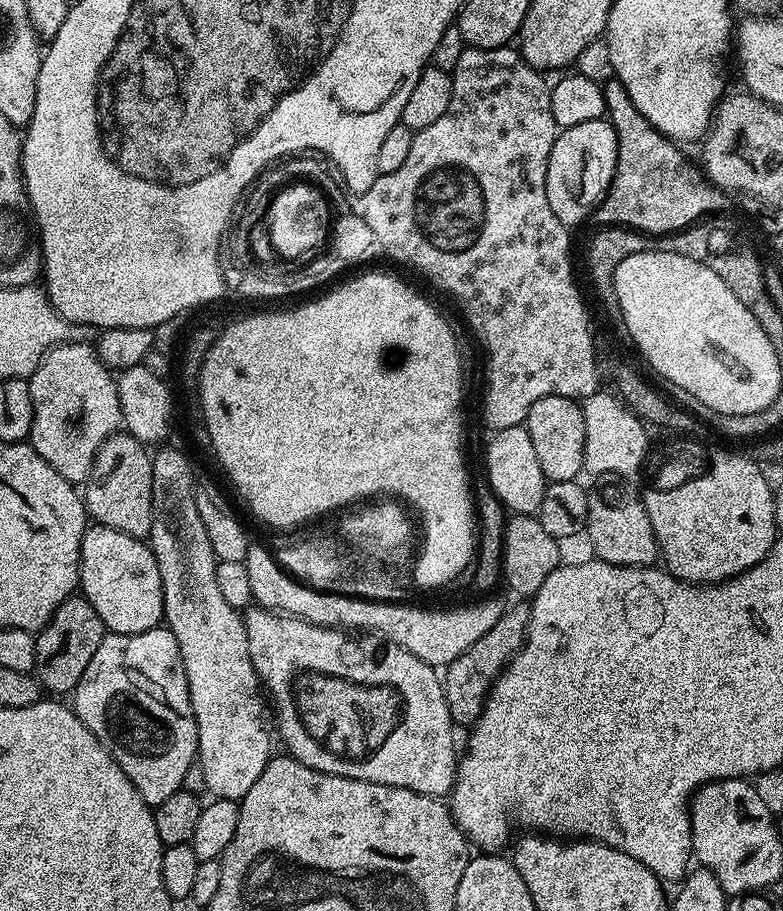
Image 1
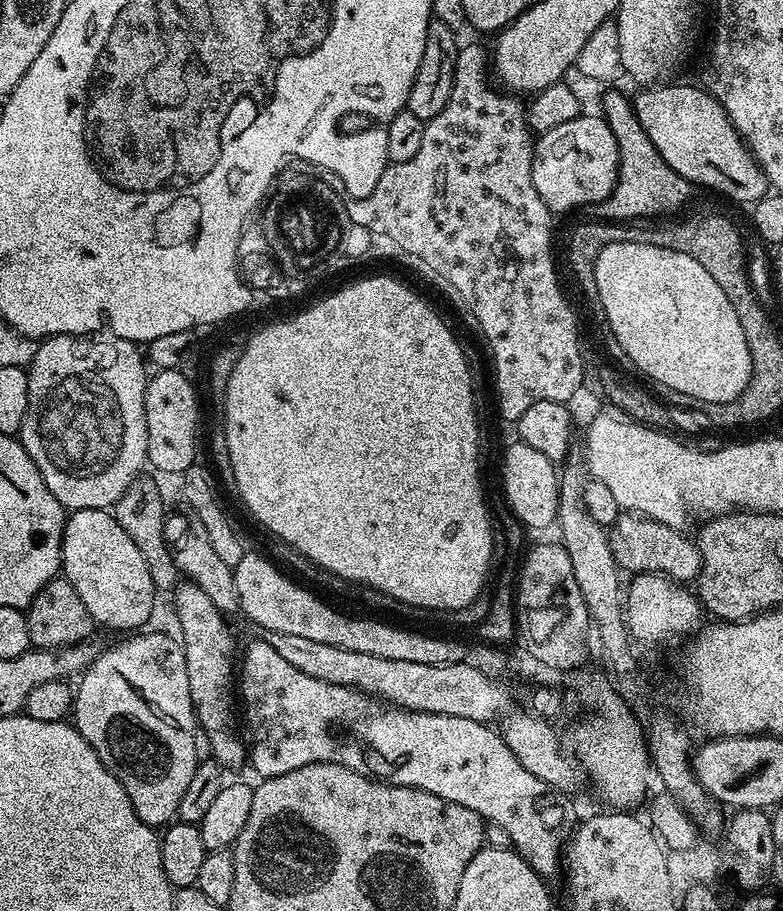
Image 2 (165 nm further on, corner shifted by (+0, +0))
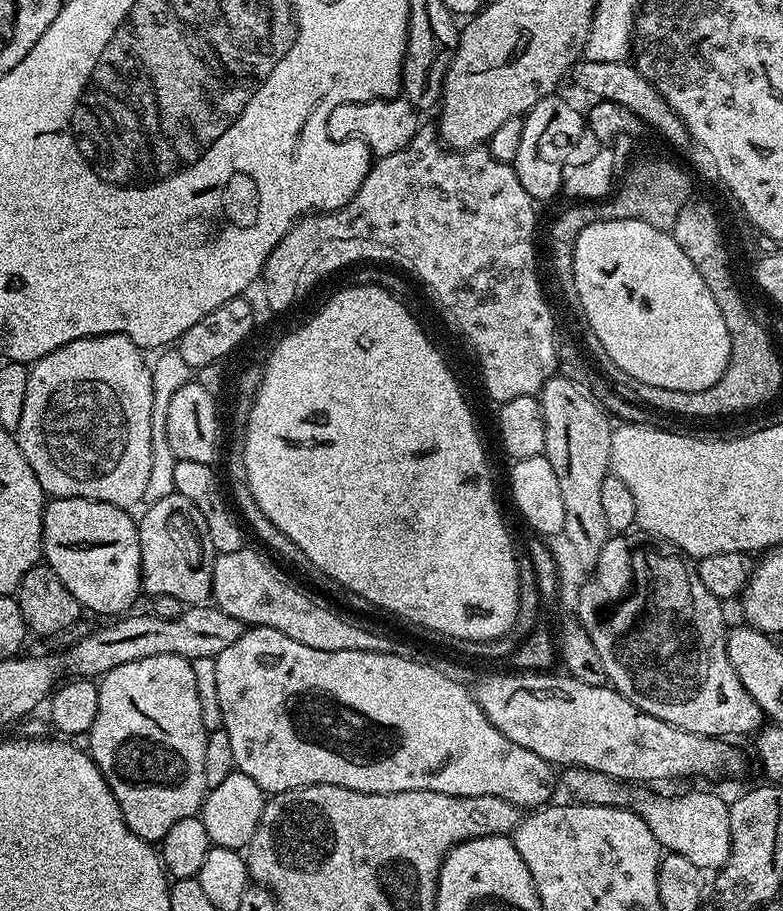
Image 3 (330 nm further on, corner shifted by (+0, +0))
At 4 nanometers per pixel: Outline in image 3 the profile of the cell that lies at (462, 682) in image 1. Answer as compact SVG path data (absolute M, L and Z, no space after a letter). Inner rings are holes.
M565 767L564 788L569 792L573 801L581 804L593 804L594 806L614 806L615 808L629 807L639 814L642 822L650 826L650 834L661 846L665 853L673 852L682 854L682 858L690 858L694 866L705 870L719 870L731 854L731 832L730 814L728 813L729 801L723 800L720 796L715 796L712 792L684 792L681 796L655 796L652 792L647 792L647 787L633 786L631 783L615 780L601 772L590 772L586 768Z

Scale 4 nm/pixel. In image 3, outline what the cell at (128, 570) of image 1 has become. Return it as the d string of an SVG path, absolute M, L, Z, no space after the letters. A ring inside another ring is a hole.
M90 498L49 499L44 506L43 559L62 578L66 590L78 598L81 609L97 612L104 618L116 618L127 613L128 608L142 596L140 579L140 530L135 519L131 520L125 509L110 502L98 502Z

